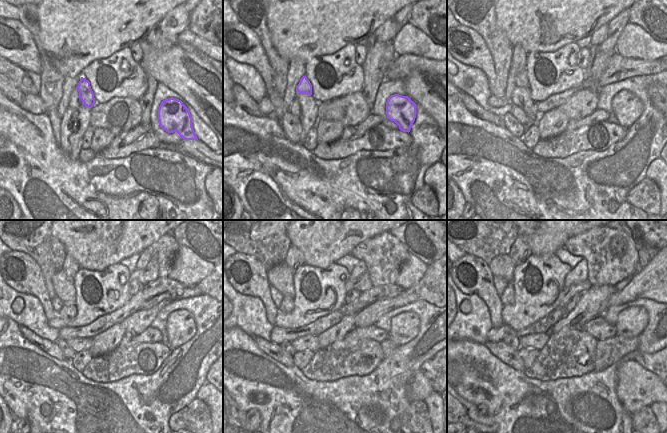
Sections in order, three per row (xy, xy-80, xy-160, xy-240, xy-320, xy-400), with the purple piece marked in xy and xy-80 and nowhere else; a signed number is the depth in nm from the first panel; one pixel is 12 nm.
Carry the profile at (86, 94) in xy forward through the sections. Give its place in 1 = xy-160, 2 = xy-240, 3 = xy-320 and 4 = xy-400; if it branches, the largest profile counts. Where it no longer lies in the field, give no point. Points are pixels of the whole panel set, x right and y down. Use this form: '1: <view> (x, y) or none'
1: xy-160 (522, 80)
2: xy-240 (64, 288)
3: xy-320 (280, 276)
4: xy-400 (502, 266)

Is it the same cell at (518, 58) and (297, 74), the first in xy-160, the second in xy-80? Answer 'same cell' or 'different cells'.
same cell

